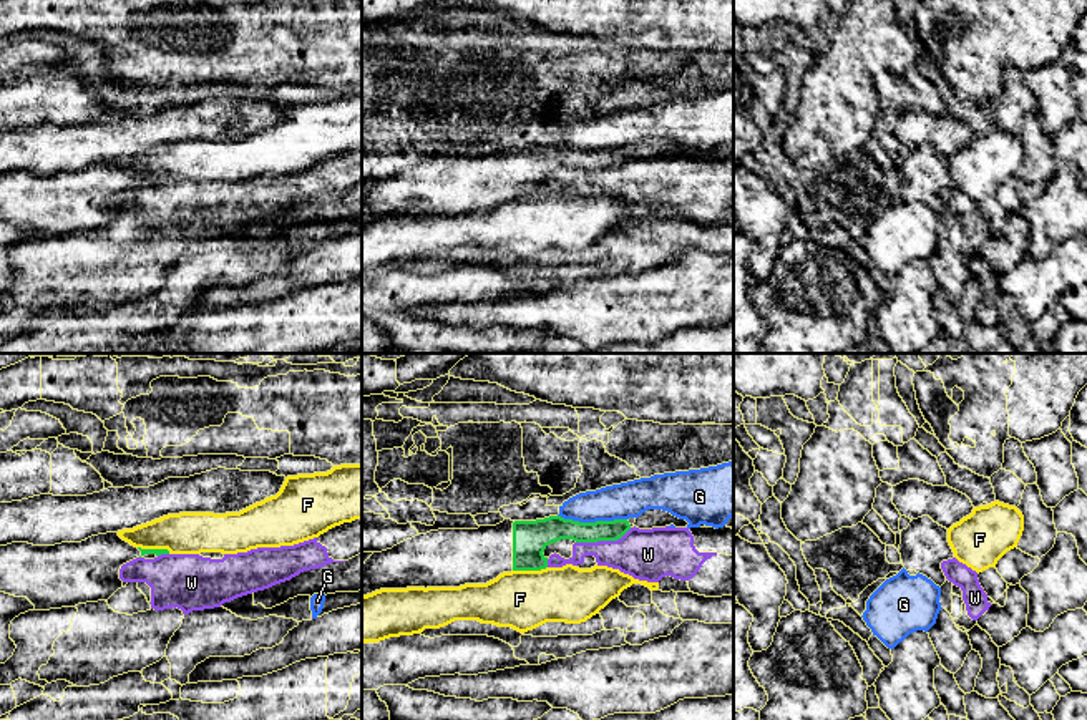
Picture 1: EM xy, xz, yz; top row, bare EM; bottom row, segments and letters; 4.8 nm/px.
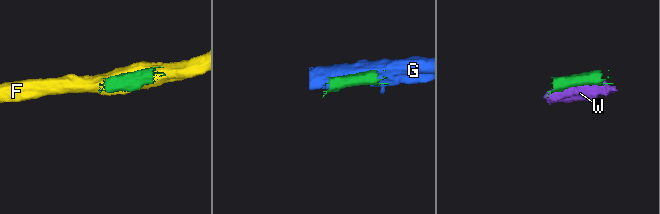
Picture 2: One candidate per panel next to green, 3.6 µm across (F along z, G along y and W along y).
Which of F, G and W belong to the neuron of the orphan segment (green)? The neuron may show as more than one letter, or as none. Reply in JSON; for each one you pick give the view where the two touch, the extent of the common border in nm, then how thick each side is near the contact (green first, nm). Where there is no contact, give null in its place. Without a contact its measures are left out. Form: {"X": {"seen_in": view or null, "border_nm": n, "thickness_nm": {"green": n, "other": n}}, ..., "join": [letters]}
{"join": []}

